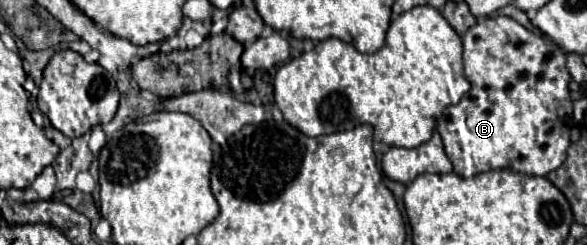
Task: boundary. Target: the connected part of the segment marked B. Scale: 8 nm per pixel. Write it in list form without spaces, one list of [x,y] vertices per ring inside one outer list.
[[[487,17],[483,23],[473,25],[465,35],[463,35],[463,67],[465,67],[465,77],[471,81],[471,91],[453,107],[447,107],[443,111],[443,115],[437,119],[437,131],[443,139],[447,157],[453,163],[453,171],[461,177],[472,178],[479,173],[491,171],[491,169],[513,169],[519,173],[527,173],[527,175],[549,175],[553,169],[557,169],[567,155],[567,147],[569,147],[569,129],[565,127],[565,117],[571,117],[571,99],[569,99],[569,71],[565,69],[565,53],[555,45],[555,43],[547,43],[543,37],[527,31],[523,25],[519,25],[517,21],[513,21],[511,17]]]

